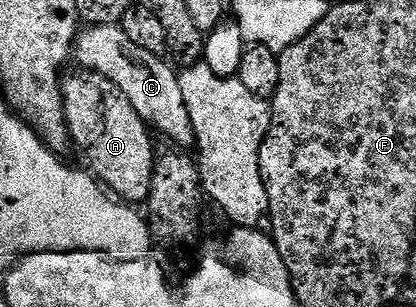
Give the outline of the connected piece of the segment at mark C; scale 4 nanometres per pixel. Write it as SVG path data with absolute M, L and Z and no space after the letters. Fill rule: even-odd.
M96 24L86 26L78 33L74 41L73 55L79 60L83 69L98 72L108 82L116 82L120 90L132 102L136 114L155 133L158 132L169 143L183 149L195 147L192 118L188 118L188 106L184 102L184 90L180 90L179 73L173 72L161 56L148 54L148 50L140 50L128 34L118 24Z

